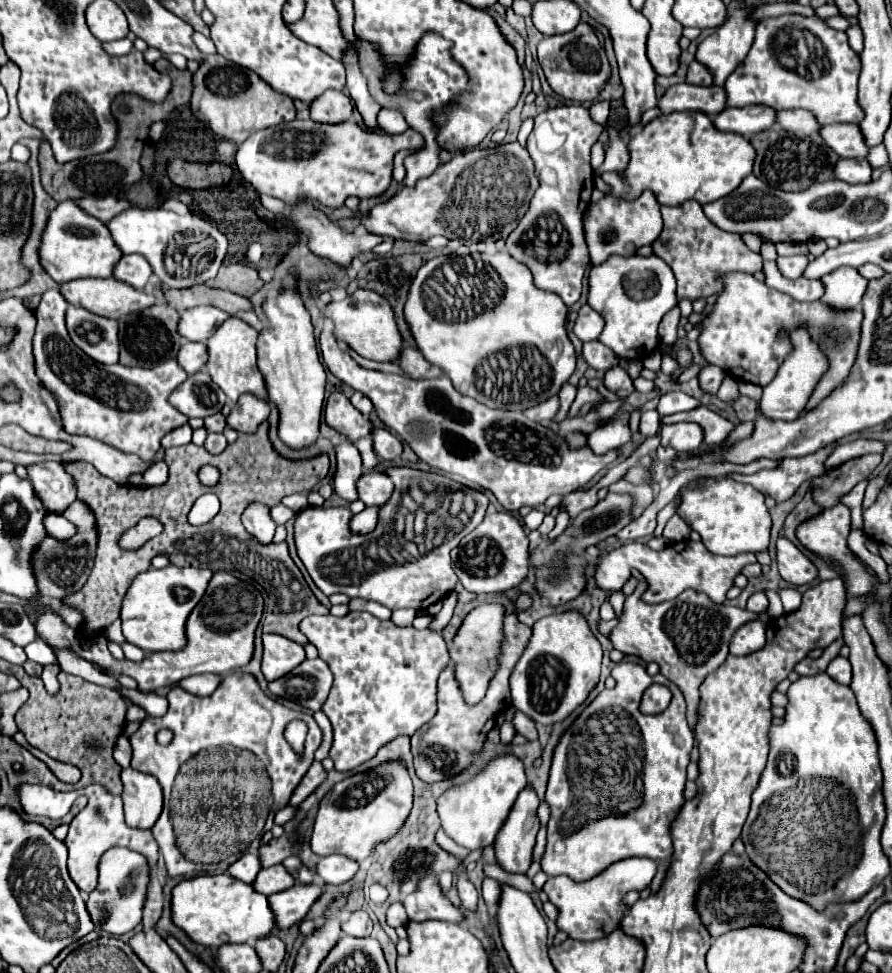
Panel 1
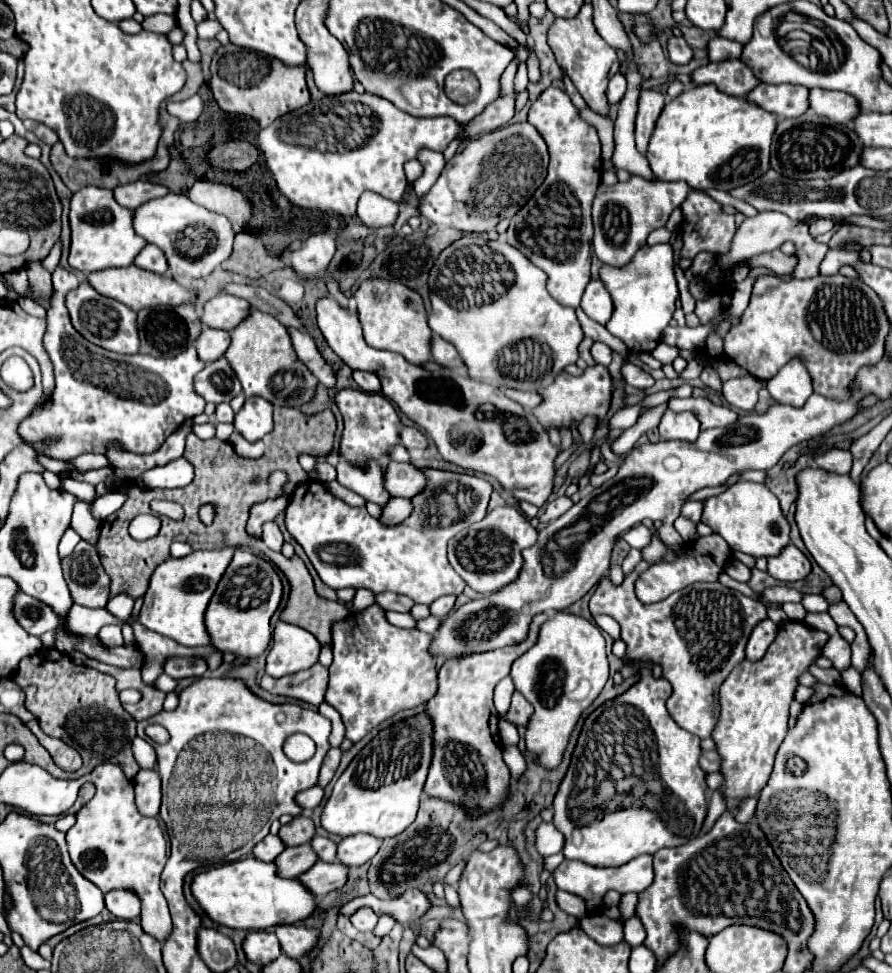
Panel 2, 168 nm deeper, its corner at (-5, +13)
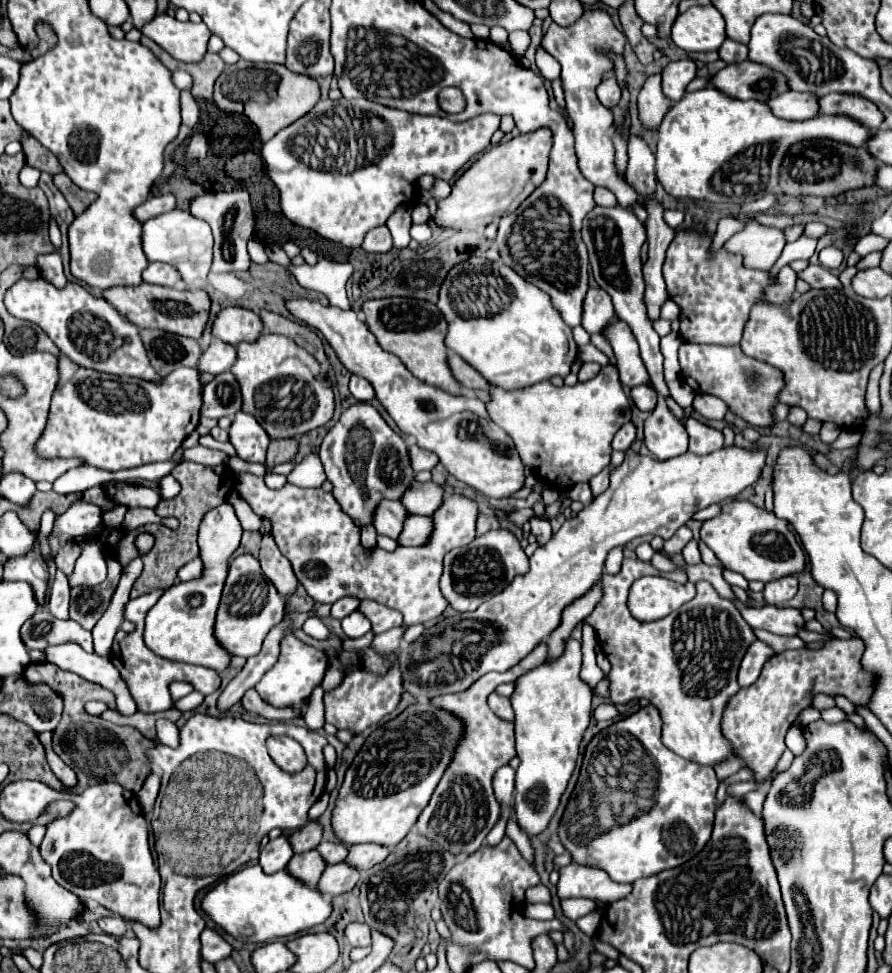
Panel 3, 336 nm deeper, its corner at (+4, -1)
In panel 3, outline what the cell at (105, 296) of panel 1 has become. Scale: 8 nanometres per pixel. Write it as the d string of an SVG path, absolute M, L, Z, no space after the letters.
M140 284L140 286L116 286L102 292L102 296L132 324L138 328L158 328L170 334L180 334L186 338L198 340L208 324L212 300L206 290L178 290L154 284Z

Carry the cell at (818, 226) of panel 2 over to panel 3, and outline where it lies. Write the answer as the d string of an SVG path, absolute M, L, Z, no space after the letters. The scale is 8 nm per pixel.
M800 236L796 242L784 246L784 252L770 269L770 274L772 277L776 277L782 266L792 260L808 260L814 254L814 250L816 250L816 240L810 236Z

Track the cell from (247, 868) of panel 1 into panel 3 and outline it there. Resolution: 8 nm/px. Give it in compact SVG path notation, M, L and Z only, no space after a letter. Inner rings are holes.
M282 834L278 836L276 840L270 840L262 852L260 852L260 866L266 874L274 874L278 870L284 870L288 866L288 862L292 860L294 856L294 850L288 842L288 834ZM286 836L286 838L284 838Z

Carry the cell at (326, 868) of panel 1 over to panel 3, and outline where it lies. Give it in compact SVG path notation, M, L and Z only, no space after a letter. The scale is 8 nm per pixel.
M356 844L348 846L348 864L358 870L368 870L382 862L390 854L390 848L380 844Z

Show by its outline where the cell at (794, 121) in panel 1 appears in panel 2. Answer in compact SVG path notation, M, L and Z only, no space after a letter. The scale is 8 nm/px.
M809 90L809 108L817 116L825 116L833 122L851 122L859 114L859 106L853 96L835 90Z

